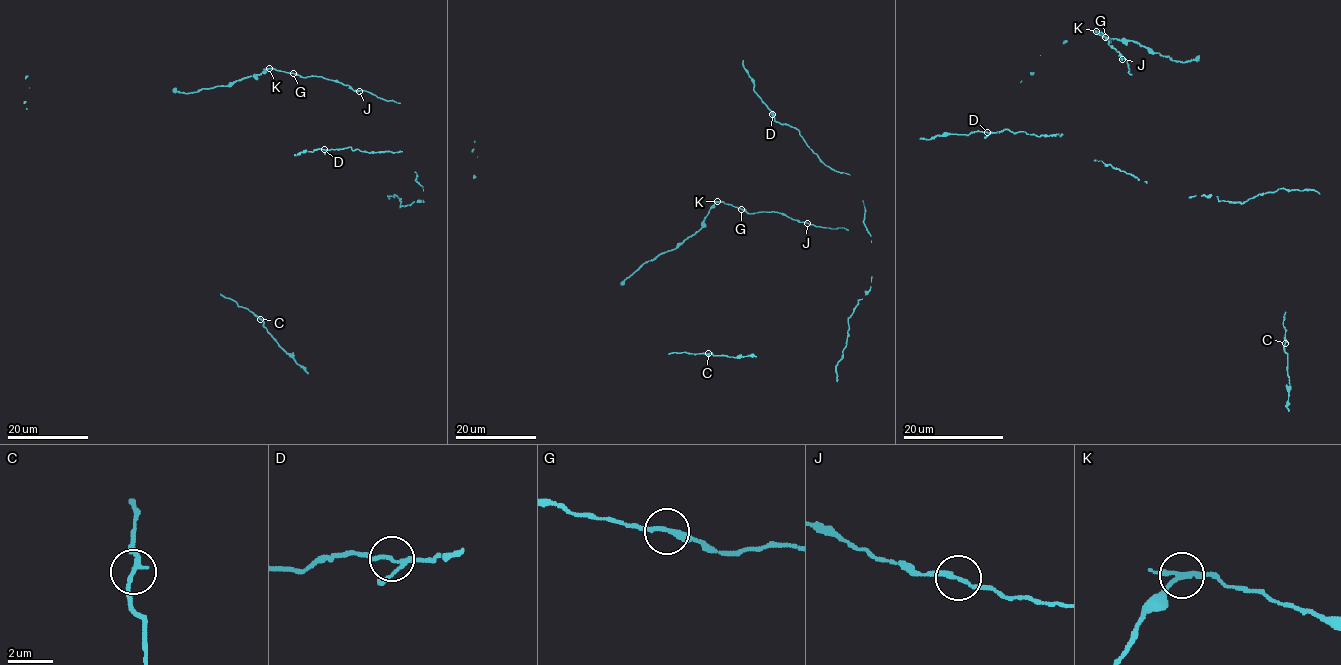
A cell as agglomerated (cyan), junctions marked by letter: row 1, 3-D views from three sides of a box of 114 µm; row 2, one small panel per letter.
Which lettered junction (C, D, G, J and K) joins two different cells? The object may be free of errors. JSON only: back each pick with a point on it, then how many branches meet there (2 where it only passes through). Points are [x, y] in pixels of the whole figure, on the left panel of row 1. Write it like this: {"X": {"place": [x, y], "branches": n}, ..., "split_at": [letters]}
{"K": {"place": [269, 68], "branches": 3}, "split_at": ["K"]}

